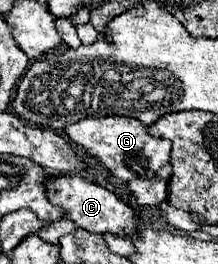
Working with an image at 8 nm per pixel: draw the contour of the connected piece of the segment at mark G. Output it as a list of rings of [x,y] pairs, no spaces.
[[[86,117],[78,123],[66,125],[66,133],[72,143],[84,147],[92,157],[96,157],[108,171],[112,171],[122,181],[150,179],[156,171],[170,159],[172,143],[164,137],[150,137],[148,127],[134,117]]]

